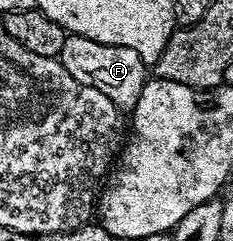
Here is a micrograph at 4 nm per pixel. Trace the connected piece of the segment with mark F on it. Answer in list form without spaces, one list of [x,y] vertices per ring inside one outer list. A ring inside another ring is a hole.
[[[76,34],[67,35],[65,48],[61,48],[58,60],[74,80],[90,88],[97,88],[98,92],[103,92],[123,112],[134,111],[141,96],[141,88],[145,88],[149,77],[148,63],[143,62],[131,46],[97,44],[97,40]]]

